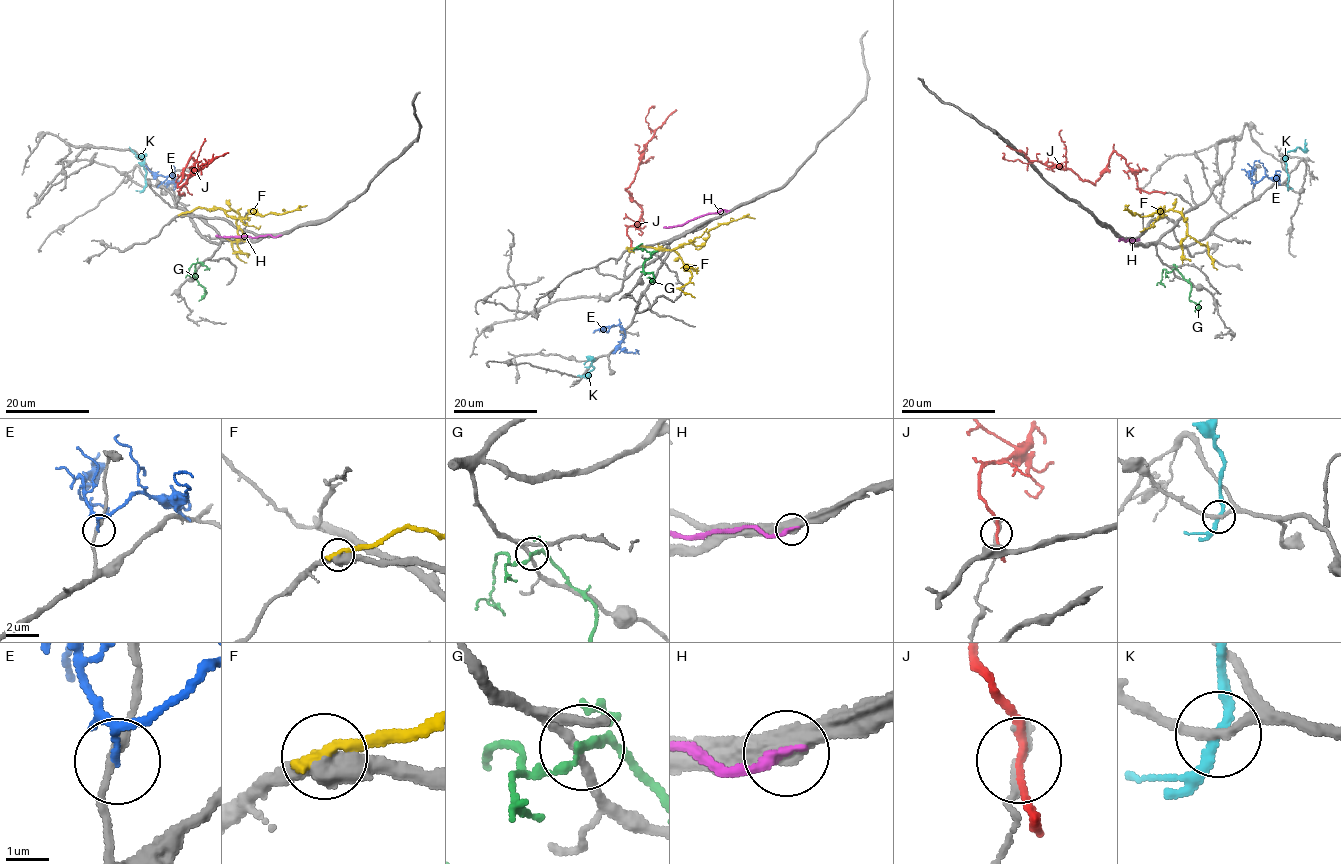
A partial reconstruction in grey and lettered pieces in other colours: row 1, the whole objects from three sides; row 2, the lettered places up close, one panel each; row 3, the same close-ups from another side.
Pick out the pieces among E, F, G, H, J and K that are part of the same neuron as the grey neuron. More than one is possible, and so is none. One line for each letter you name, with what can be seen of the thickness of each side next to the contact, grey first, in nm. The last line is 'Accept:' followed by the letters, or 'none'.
Accept: none

